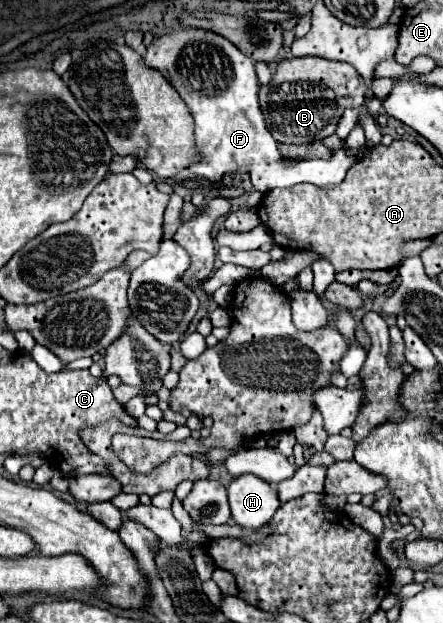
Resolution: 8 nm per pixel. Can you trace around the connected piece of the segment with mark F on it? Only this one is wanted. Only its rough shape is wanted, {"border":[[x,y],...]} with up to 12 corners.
{"border":[[181,28],[145,64],[193,114],[195,178],[247,168],[263,194],[345,180],[361,150],[287,164],[263,120],[255,60]]}

